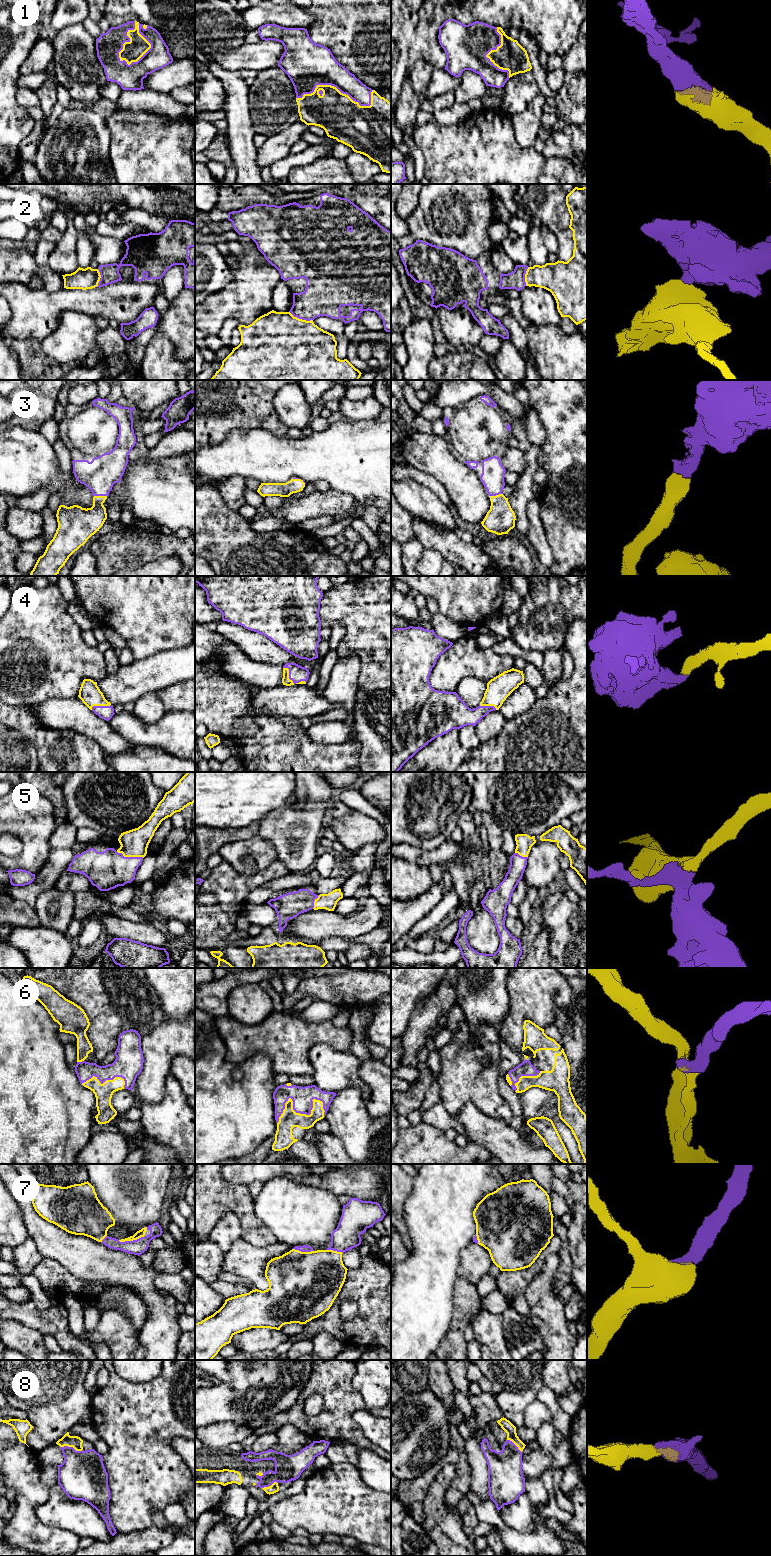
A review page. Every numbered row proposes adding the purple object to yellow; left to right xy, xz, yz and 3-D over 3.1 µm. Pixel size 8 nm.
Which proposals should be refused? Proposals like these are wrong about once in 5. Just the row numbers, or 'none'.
2

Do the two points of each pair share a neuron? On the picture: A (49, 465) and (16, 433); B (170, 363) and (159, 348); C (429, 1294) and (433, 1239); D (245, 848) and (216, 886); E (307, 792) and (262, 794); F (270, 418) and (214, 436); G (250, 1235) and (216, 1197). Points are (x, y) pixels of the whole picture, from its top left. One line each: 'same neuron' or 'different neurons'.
A: same neuron
B: same neuron
C: same neuron
D: different neurons
E: different neurons
F: same neuron
G: same neuron

